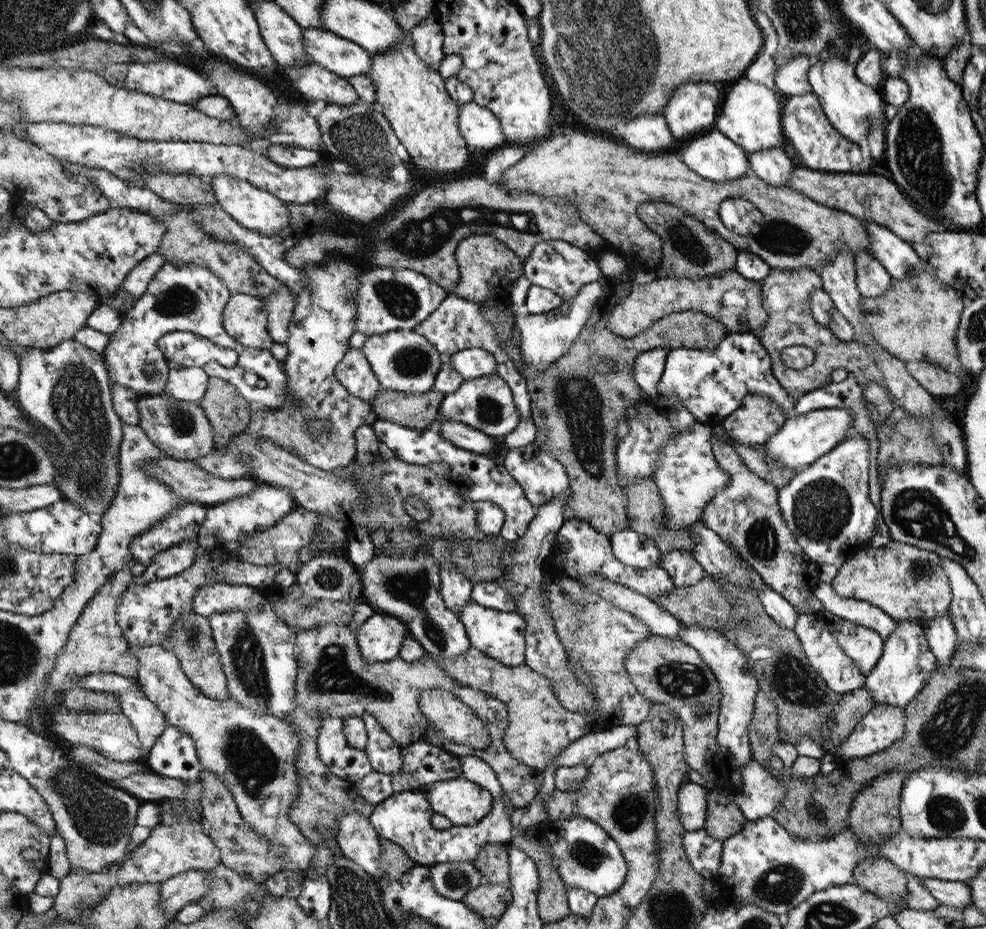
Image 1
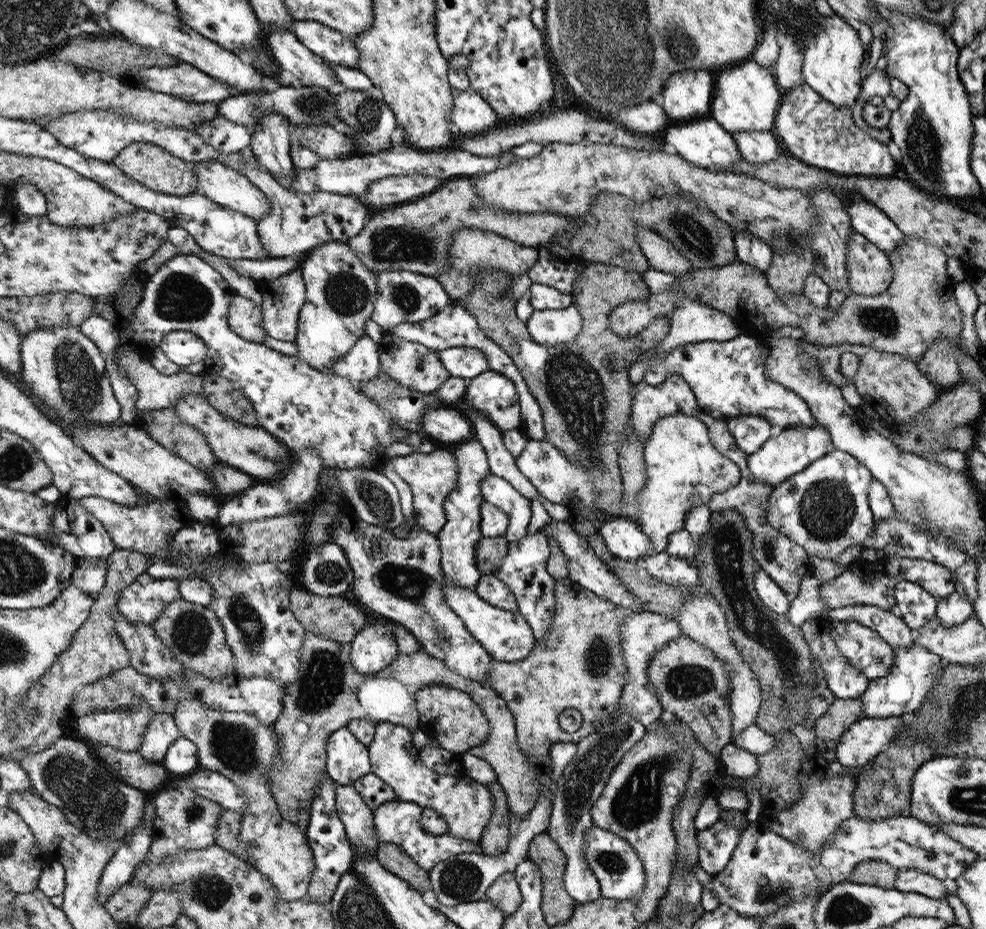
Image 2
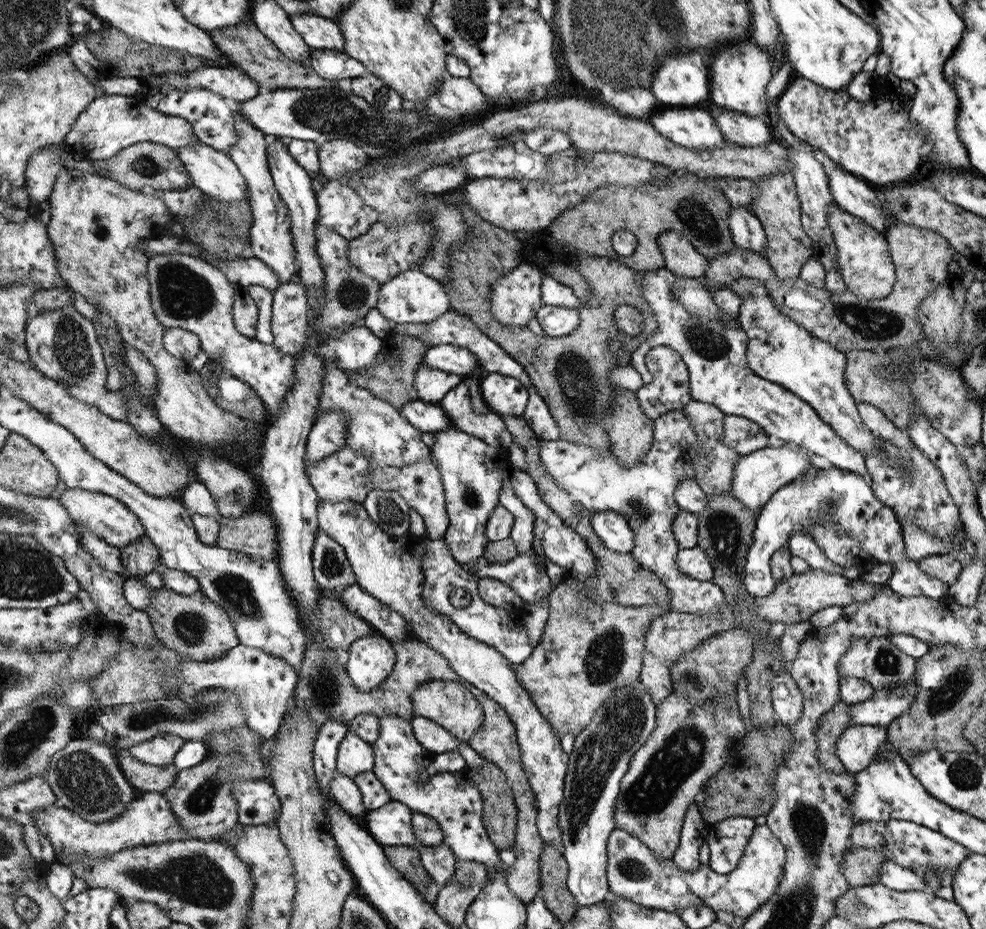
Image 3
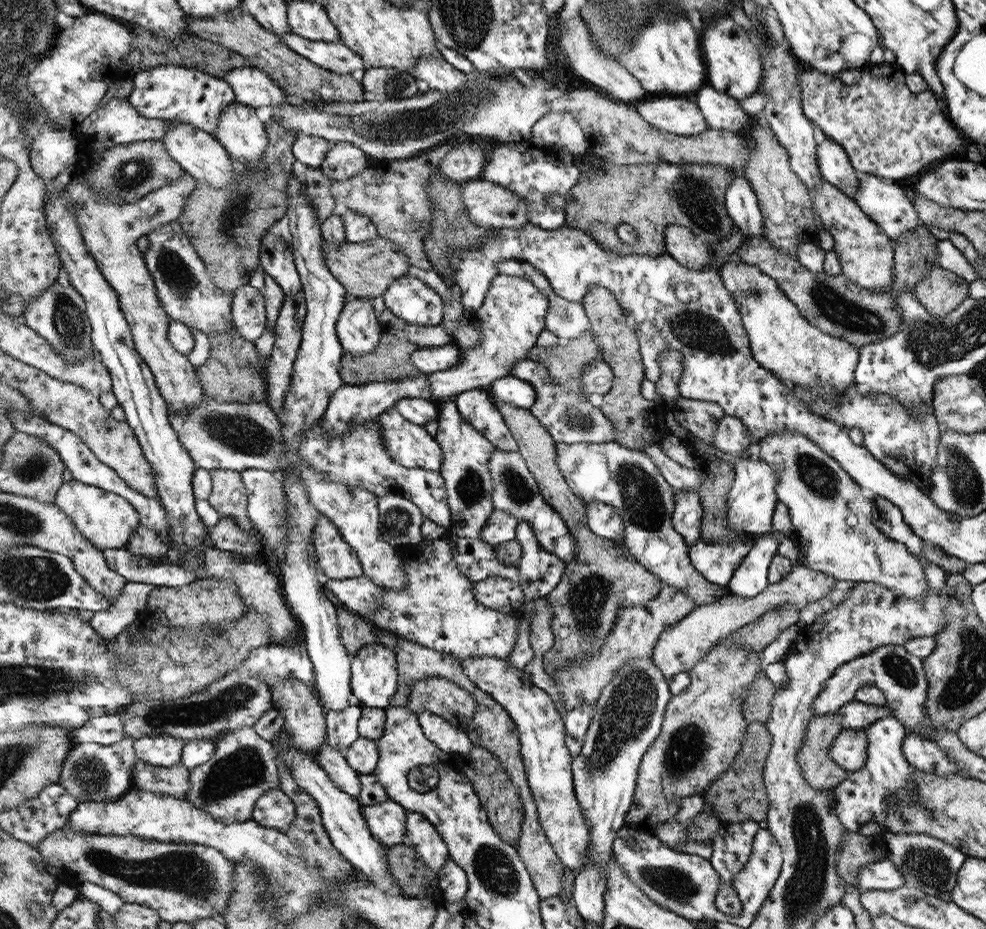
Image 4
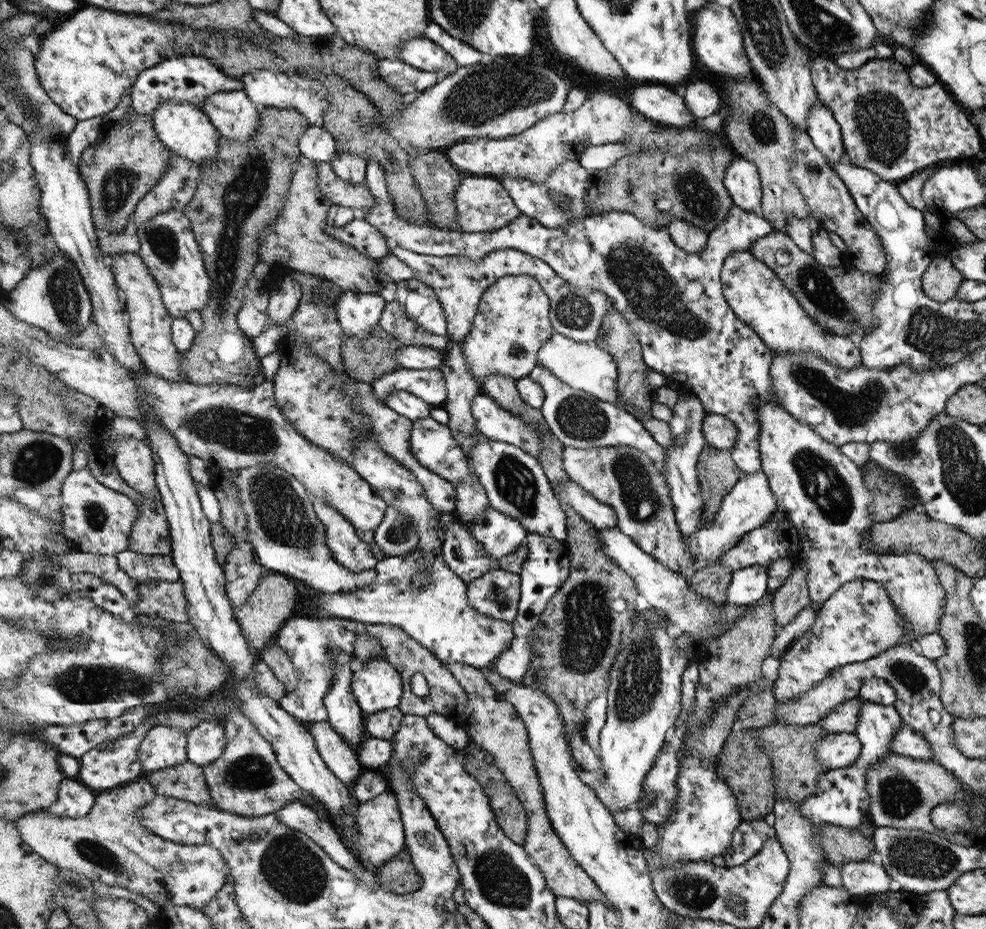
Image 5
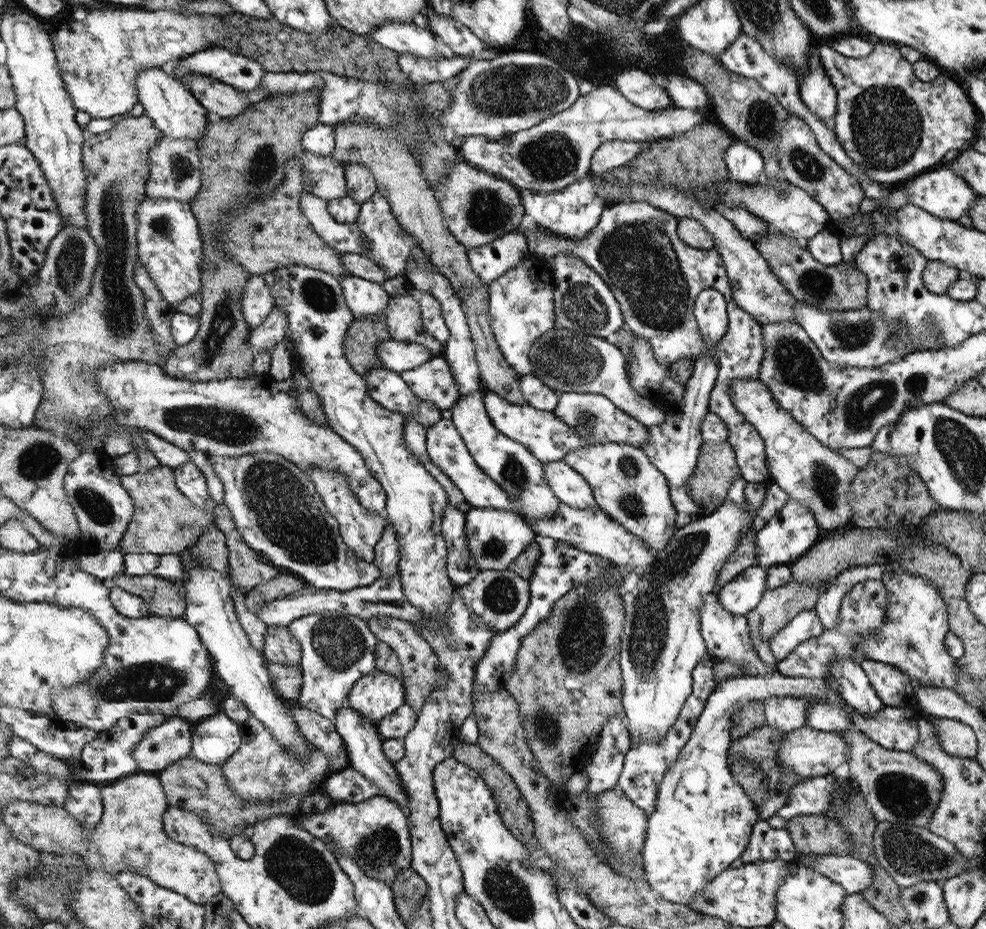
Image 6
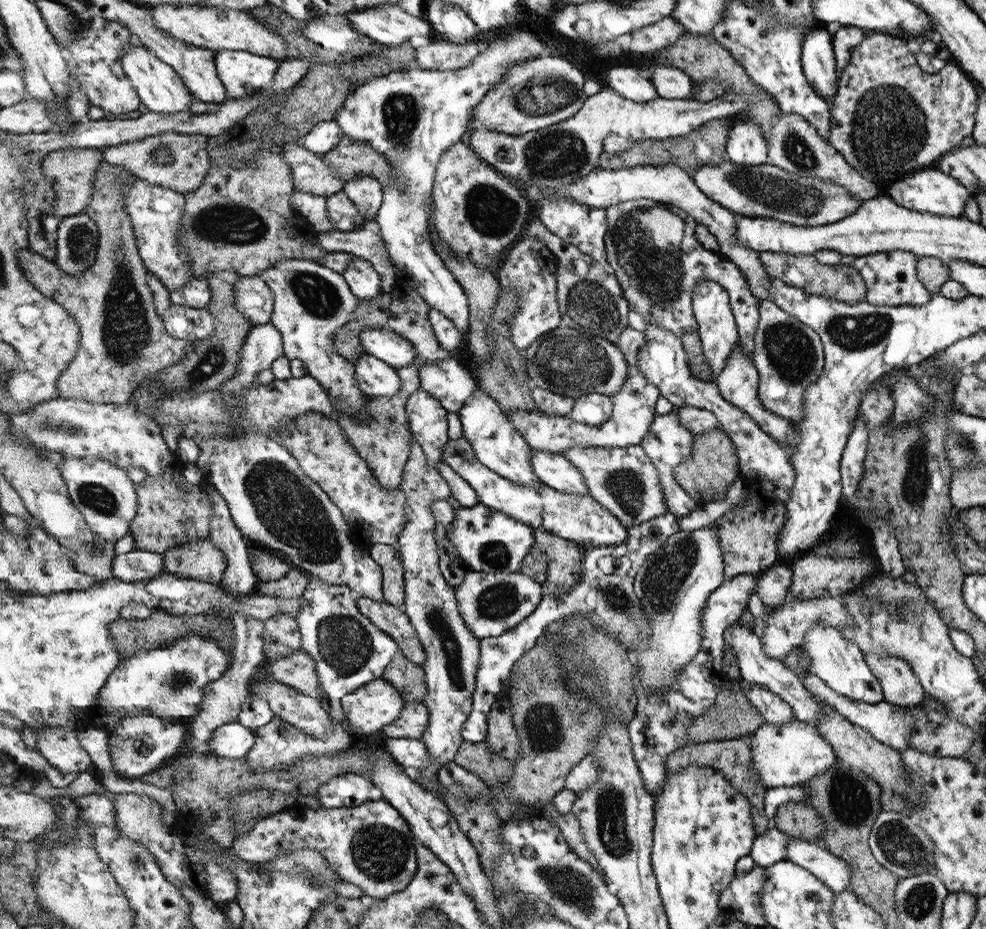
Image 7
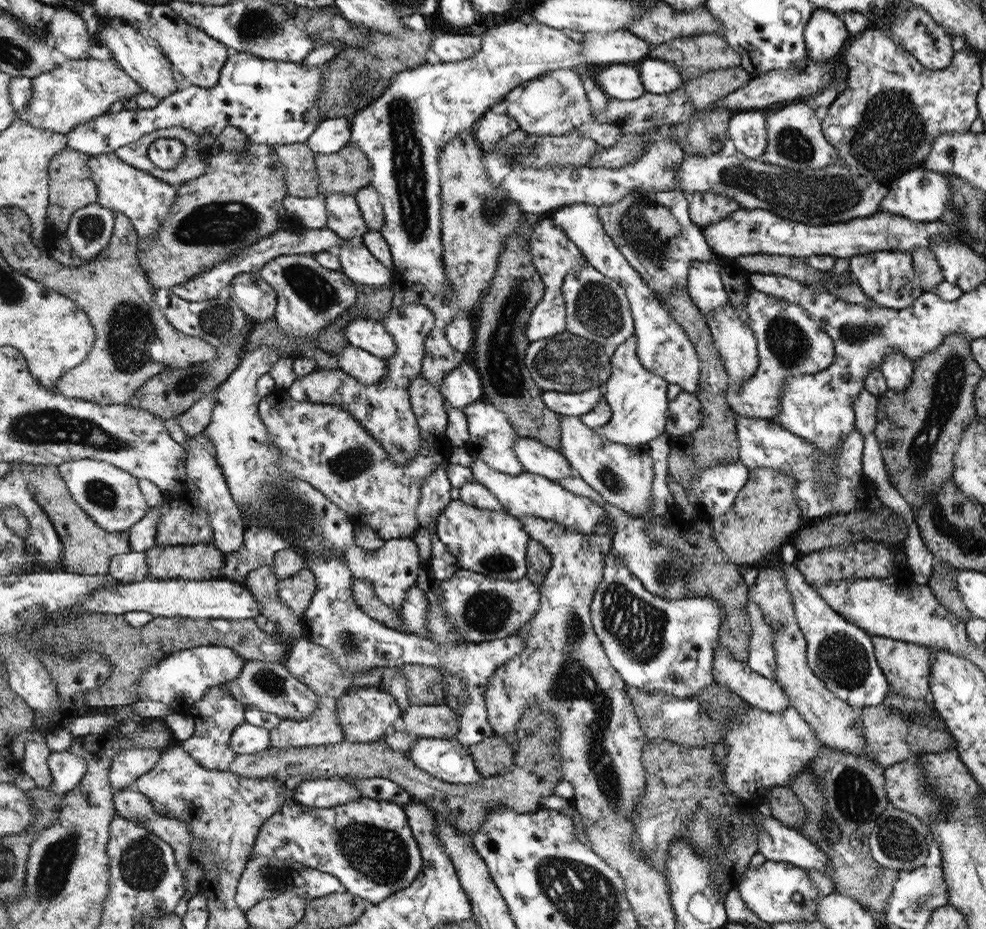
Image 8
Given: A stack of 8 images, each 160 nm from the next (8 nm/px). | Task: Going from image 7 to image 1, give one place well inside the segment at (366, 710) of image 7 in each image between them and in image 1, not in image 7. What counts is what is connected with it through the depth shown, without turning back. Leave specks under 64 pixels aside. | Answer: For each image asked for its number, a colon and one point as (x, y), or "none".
1: (380, 638)
2: (374, 648)
3: (372, 658)
4: (373, 681)
5: (376, 684)
6: (377, 695)

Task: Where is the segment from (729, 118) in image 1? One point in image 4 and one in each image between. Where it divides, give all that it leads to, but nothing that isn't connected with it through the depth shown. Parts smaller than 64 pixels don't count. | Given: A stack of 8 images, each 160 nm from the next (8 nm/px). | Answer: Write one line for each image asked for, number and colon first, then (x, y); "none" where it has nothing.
2: (747, 97)
3: (740, 72)
4: (734, 65)

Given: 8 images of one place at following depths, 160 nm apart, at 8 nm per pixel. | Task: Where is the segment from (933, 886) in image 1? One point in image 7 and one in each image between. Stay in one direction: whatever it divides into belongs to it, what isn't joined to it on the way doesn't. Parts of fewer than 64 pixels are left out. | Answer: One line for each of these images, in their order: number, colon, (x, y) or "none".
2: (909, 880)
3: (892, 875)
4: (884, 874)
5: (864, 878)
6: (855, 875)
7: (830, 869)

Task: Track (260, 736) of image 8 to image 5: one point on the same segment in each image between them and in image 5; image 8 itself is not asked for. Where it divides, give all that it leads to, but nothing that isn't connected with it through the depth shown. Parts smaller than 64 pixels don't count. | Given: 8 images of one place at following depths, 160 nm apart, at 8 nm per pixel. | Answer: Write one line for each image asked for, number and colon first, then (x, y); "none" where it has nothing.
5: (206, 742)
6: (218, 737)
7: (234, 740)

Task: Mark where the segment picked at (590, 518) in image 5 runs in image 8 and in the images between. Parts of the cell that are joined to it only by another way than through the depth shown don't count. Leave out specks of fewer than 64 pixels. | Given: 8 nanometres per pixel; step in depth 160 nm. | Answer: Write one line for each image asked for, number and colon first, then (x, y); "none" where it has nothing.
6: (571, 487)
7: (555, 470)
8: (537, 458)

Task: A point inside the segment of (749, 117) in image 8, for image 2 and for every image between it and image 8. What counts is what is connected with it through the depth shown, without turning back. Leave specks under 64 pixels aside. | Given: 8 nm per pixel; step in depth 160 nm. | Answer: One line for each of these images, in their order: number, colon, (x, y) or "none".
2: (750, 249)
3: (748, 233)
4: (741, 202)
5: (742, 181)
6: (745, 165)
7: (746, 145)

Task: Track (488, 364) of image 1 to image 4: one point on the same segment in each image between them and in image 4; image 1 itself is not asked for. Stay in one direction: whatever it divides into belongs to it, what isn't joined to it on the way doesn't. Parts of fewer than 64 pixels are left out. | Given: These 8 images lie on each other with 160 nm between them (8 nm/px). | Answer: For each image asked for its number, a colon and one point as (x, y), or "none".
2: (467, 363)
3: (450, 358)
4: (429, 360)

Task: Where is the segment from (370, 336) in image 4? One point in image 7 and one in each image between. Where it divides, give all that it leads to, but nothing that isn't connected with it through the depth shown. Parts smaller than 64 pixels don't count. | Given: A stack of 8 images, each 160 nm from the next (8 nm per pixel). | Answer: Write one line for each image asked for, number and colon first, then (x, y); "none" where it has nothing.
5: (358, 312)
6: (364, 297)
7: (365, 282)

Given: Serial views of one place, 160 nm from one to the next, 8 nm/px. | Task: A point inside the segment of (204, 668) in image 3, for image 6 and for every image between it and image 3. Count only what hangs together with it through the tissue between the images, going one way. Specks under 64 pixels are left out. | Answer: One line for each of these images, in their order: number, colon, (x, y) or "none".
4: (272, 663)
5: (308, 642)
6: (338, 650)

